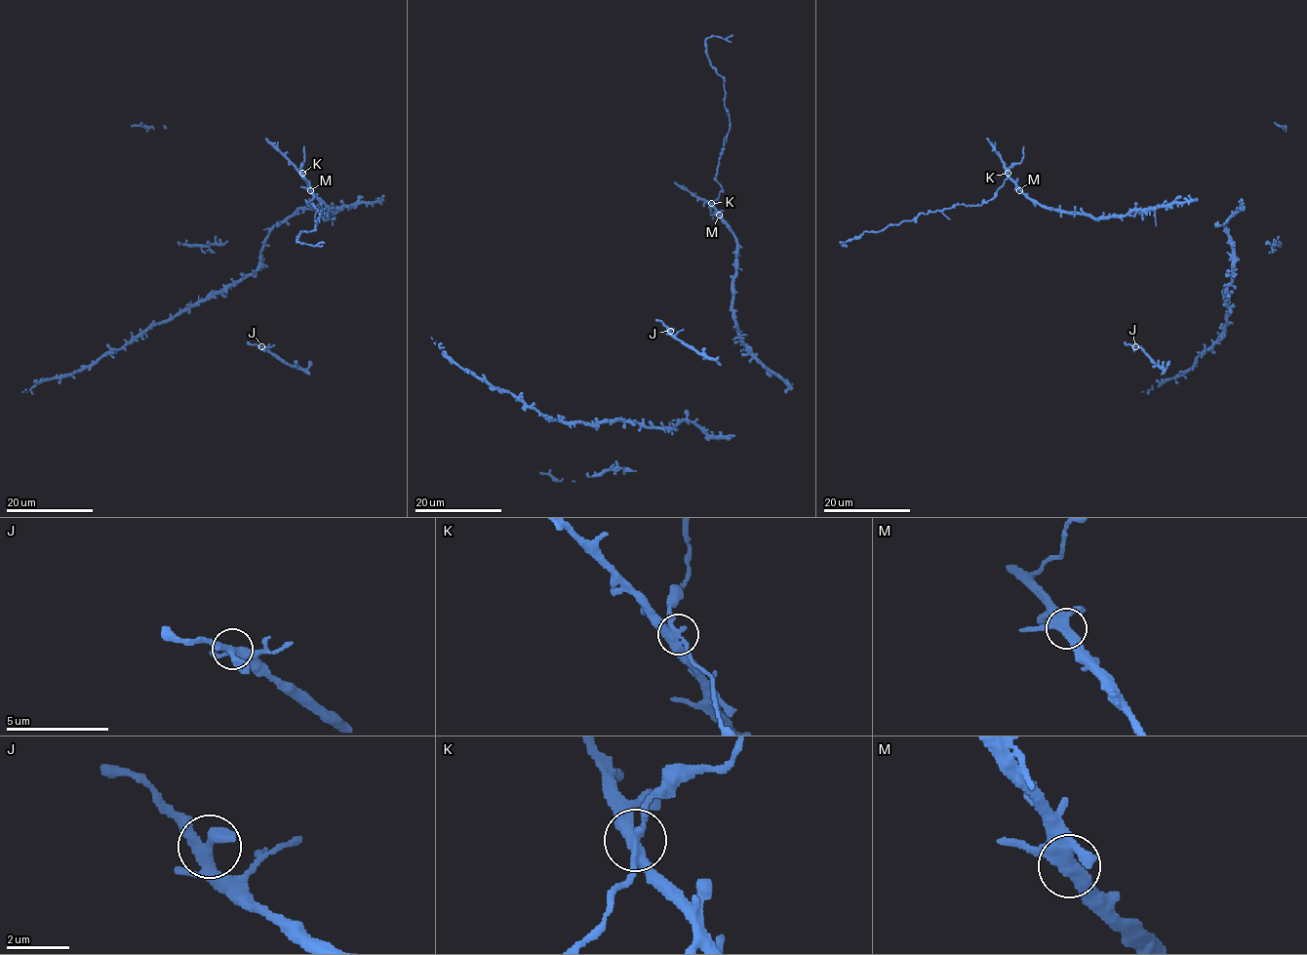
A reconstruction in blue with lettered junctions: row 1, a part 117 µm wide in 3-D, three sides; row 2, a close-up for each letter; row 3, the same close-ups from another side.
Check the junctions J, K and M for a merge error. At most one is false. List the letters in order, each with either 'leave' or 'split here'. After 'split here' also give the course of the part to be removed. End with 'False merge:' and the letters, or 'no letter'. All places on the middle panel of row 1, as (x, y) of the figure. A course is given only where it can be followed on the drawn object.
J: leave
K: split here; foreign part runs (710, 203), (723, 188), (716, 176), (730, 123), (724, 79), (710, 64), (705, 41), (733, 34)
M: leave
False merge: K

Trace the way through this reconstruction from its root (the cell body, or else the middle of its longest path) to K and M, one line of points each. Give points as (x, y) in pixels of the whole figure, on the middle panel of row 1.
K: (784, 392), (787, 385), (751, 351), (733, 320), (732, 283), (736, 238), (710, 203)
M: (784, 392), (787, 385), (751, 351), (733, 320), (732, 283), (736, 238), (719, 215)

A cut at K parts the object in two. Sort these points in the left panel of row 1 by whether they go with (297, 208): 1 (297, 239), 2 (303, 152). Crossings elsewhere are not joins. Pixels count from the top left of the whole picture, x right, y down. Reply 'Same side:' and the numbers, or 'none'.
Same side: none

